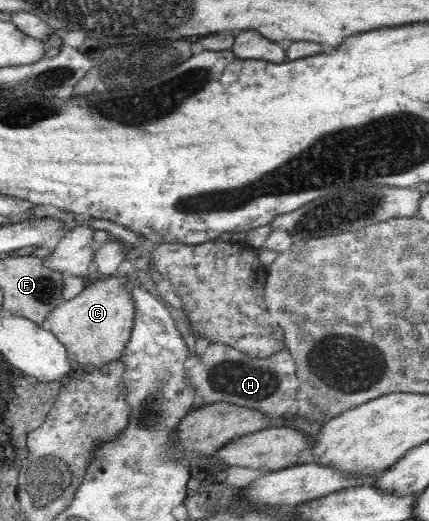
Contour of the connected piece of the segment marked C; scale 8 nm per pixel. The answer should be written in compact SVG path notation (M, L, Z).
M131 273L92 277L78 295L63 300L47 314L45 321L49 323L49 330L65 347L69 358L91 368L118 360L133 326L133 301L128 292L133 284L135 279Z

